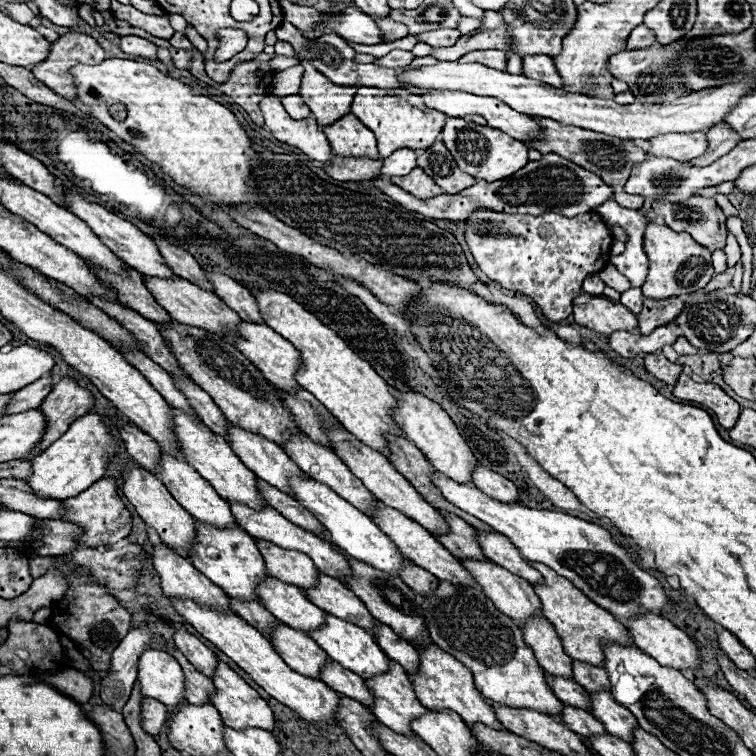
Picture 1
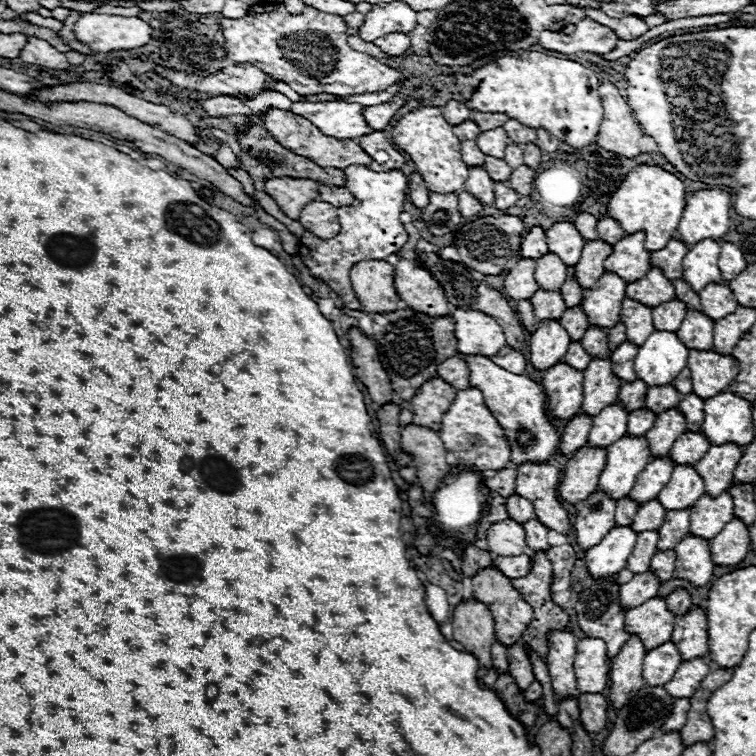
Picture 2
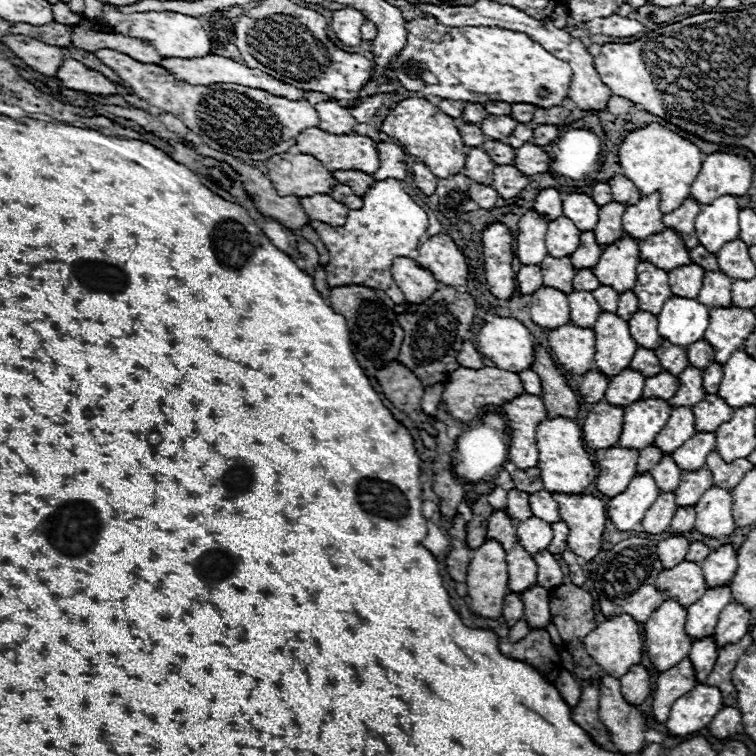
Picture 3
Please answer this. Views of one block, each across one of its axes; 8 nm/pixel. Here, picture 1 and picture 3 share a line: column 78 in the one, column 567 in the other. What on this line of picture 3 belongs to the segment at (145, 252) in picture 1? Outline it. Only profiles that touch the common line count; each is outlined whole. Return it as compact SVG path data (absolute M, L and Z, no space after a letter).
M568 194L564 198L564 206L562 206L562 212L566 218L574 220L574 226L580 230L580 232L590 232L594 230L596 222L598 222L598 206L592 202L590 196L586 194Z

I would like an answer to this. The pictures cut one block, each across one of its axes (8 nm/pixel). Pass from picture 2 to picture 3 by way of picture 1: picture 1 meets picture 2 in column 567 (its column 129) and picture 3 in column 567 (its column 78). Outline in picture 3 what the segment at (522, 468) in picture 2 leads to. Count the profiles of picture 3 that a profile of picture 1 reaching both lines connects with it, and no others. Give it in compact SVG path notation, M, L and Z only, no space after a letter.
M552 492L558 500L560 520L568 526L568 548L592 560L602 546L602 532L606 524L604 502L590 494L560 494Z

